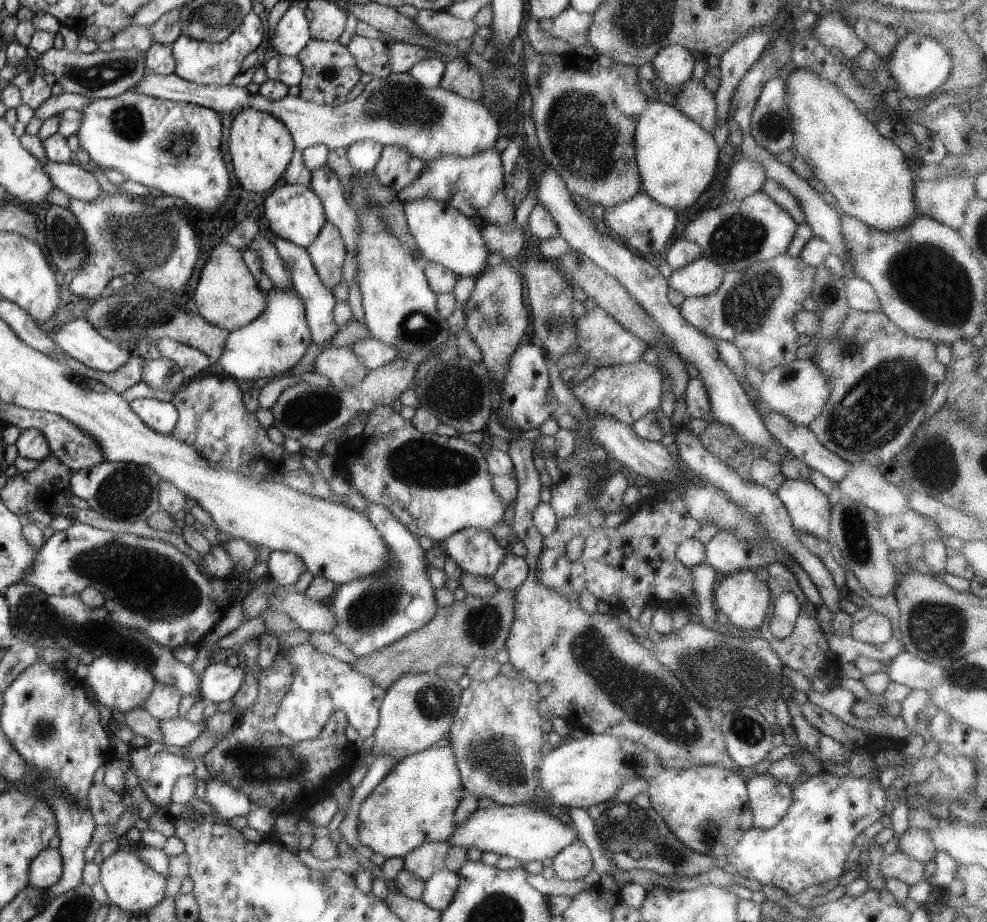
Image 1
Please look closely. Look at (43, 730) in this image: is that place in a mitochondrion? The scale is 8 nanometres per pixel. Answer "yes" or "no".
yes

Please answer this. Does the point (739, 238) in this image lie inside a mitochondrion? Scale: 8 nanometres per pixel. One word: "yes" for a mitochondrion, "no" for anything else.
yes

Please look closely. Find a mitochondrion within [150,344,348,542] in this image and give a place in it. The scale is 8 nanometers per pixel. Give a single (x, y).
(315, 409)

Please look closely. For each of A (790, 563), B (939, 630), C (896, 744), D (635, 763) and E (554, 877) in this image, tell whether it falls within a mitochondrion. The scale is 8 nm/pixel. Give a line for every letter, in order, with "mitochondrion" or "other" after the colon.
A: other
B: mitochondrion
C: other
D: mitochondrion
E: other

